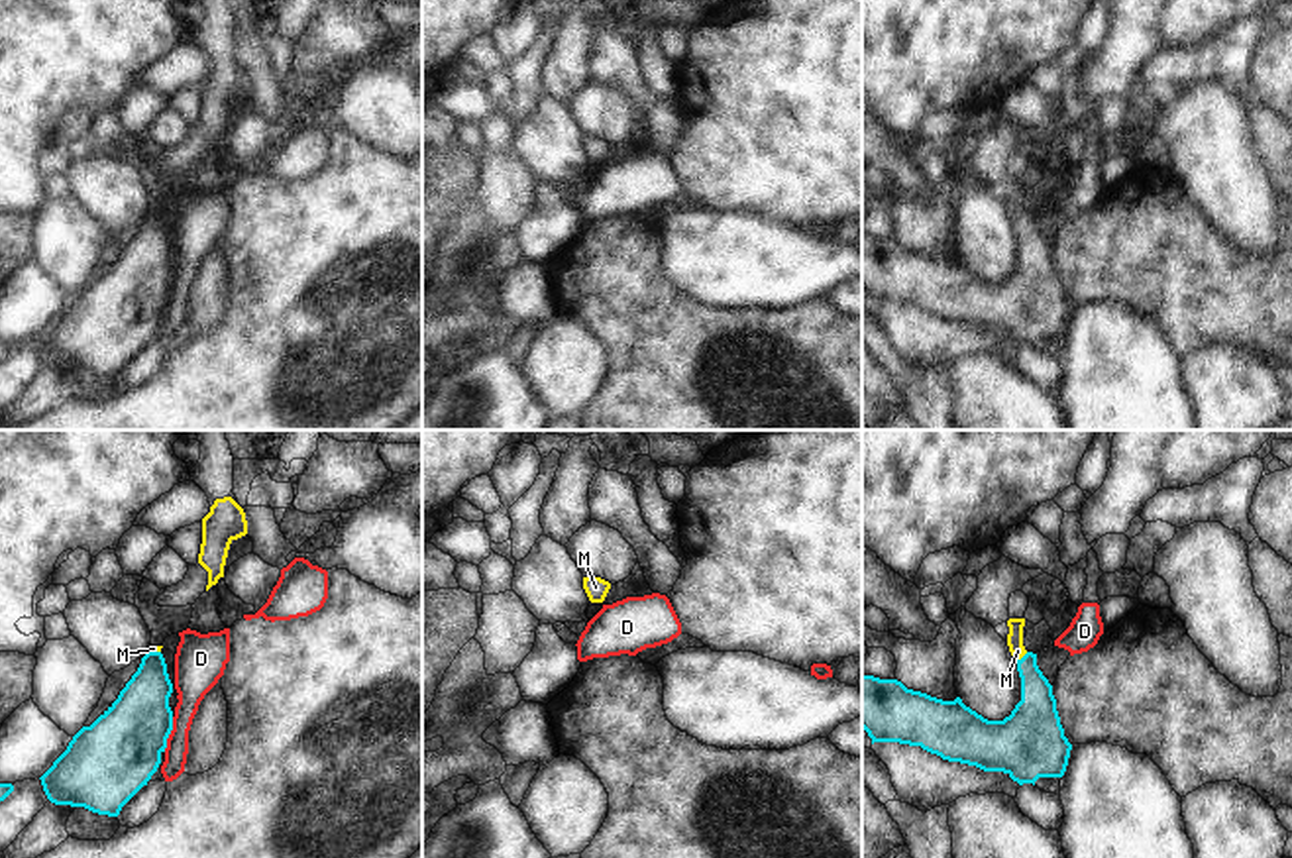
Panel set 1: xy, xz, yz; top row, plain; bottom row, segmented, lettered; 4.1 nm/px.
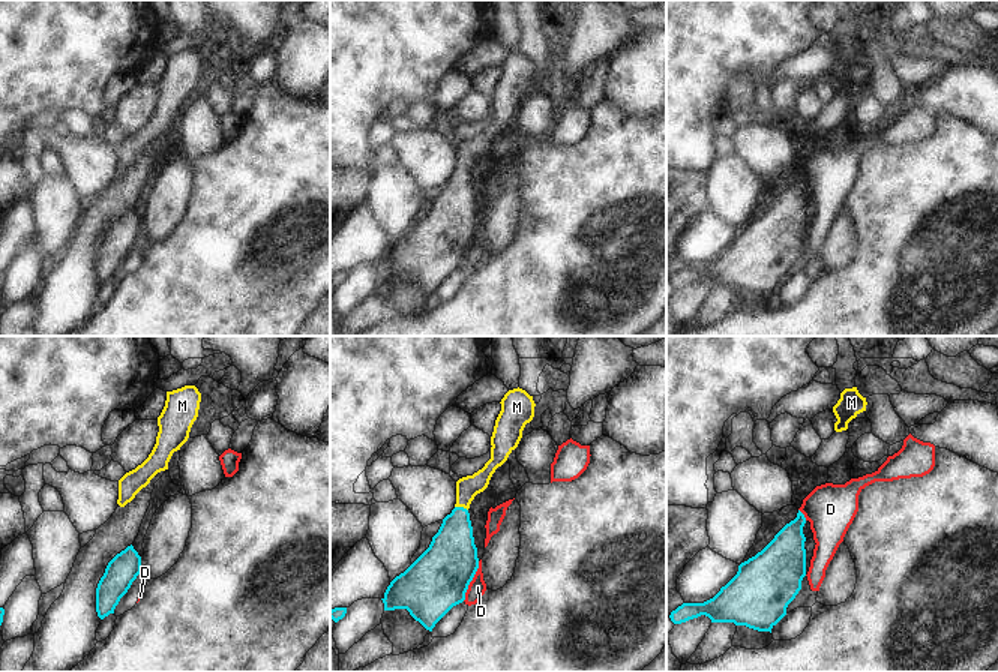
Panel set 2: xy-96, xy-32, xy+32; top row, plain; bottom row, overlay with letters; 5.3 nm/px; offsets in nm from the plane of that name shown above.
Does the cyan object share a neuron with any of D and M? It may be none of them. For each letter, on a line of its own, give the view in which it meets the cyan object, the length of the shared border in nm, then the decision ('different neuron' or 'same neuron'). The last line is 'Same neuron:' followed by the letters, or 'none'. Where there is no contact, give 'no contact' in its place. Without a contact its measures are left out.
D: meets cyan in xy; contact 150 nm long; different neuron
M: meets cyan in yz; contact 60 nm long; same neuron
Same neuron: M

